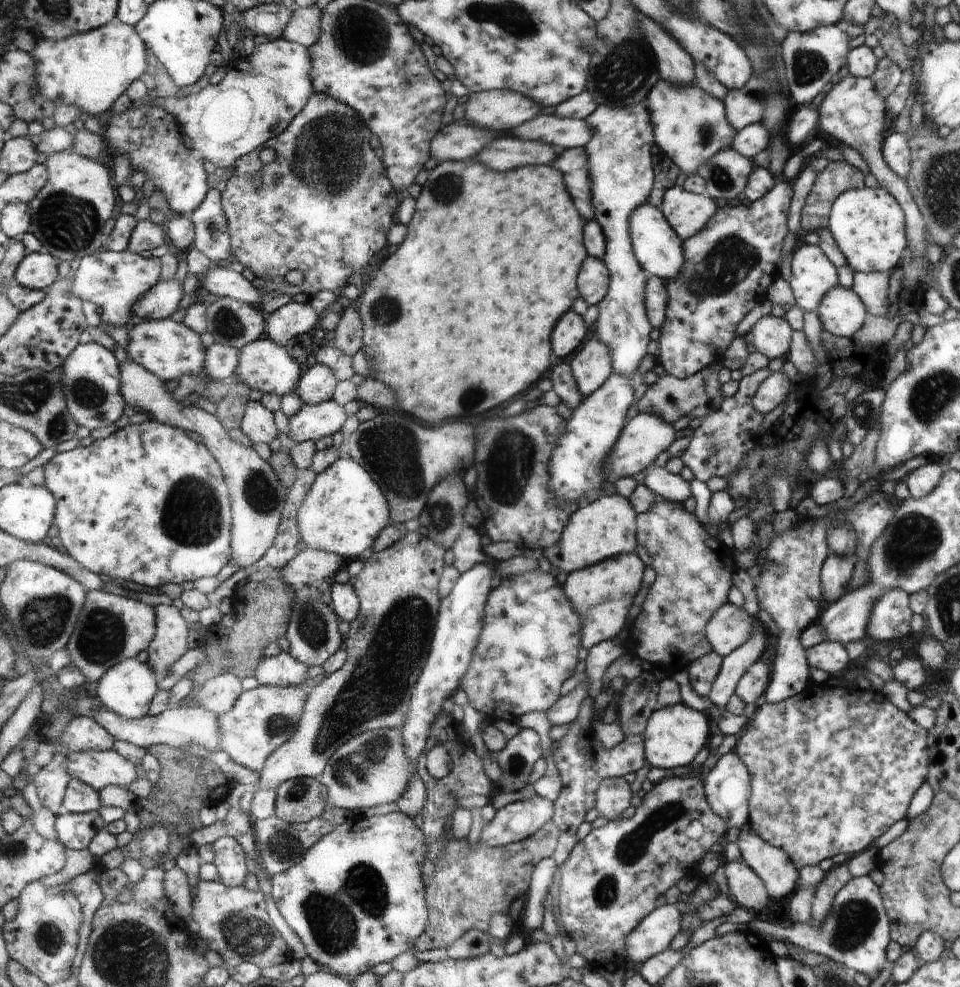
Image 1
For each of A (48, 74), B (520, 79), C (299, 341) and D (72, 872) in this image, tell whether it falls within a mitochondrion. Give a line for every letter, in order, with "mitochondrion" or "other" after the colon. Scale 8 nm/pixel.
A: other
B: other
C: other
D: other

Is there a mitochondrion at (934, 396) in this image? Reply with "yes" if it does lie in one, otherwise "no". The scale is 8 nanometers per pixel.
yes

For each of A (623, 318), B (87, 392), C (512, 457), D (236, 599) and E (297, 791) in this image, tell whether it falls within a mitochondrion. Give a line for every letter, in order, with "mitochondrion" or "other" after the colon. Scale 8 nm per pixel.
A: mitochondrion
B: mitochondrion
C: mitochondrion
D: other
E: mitochondrion

